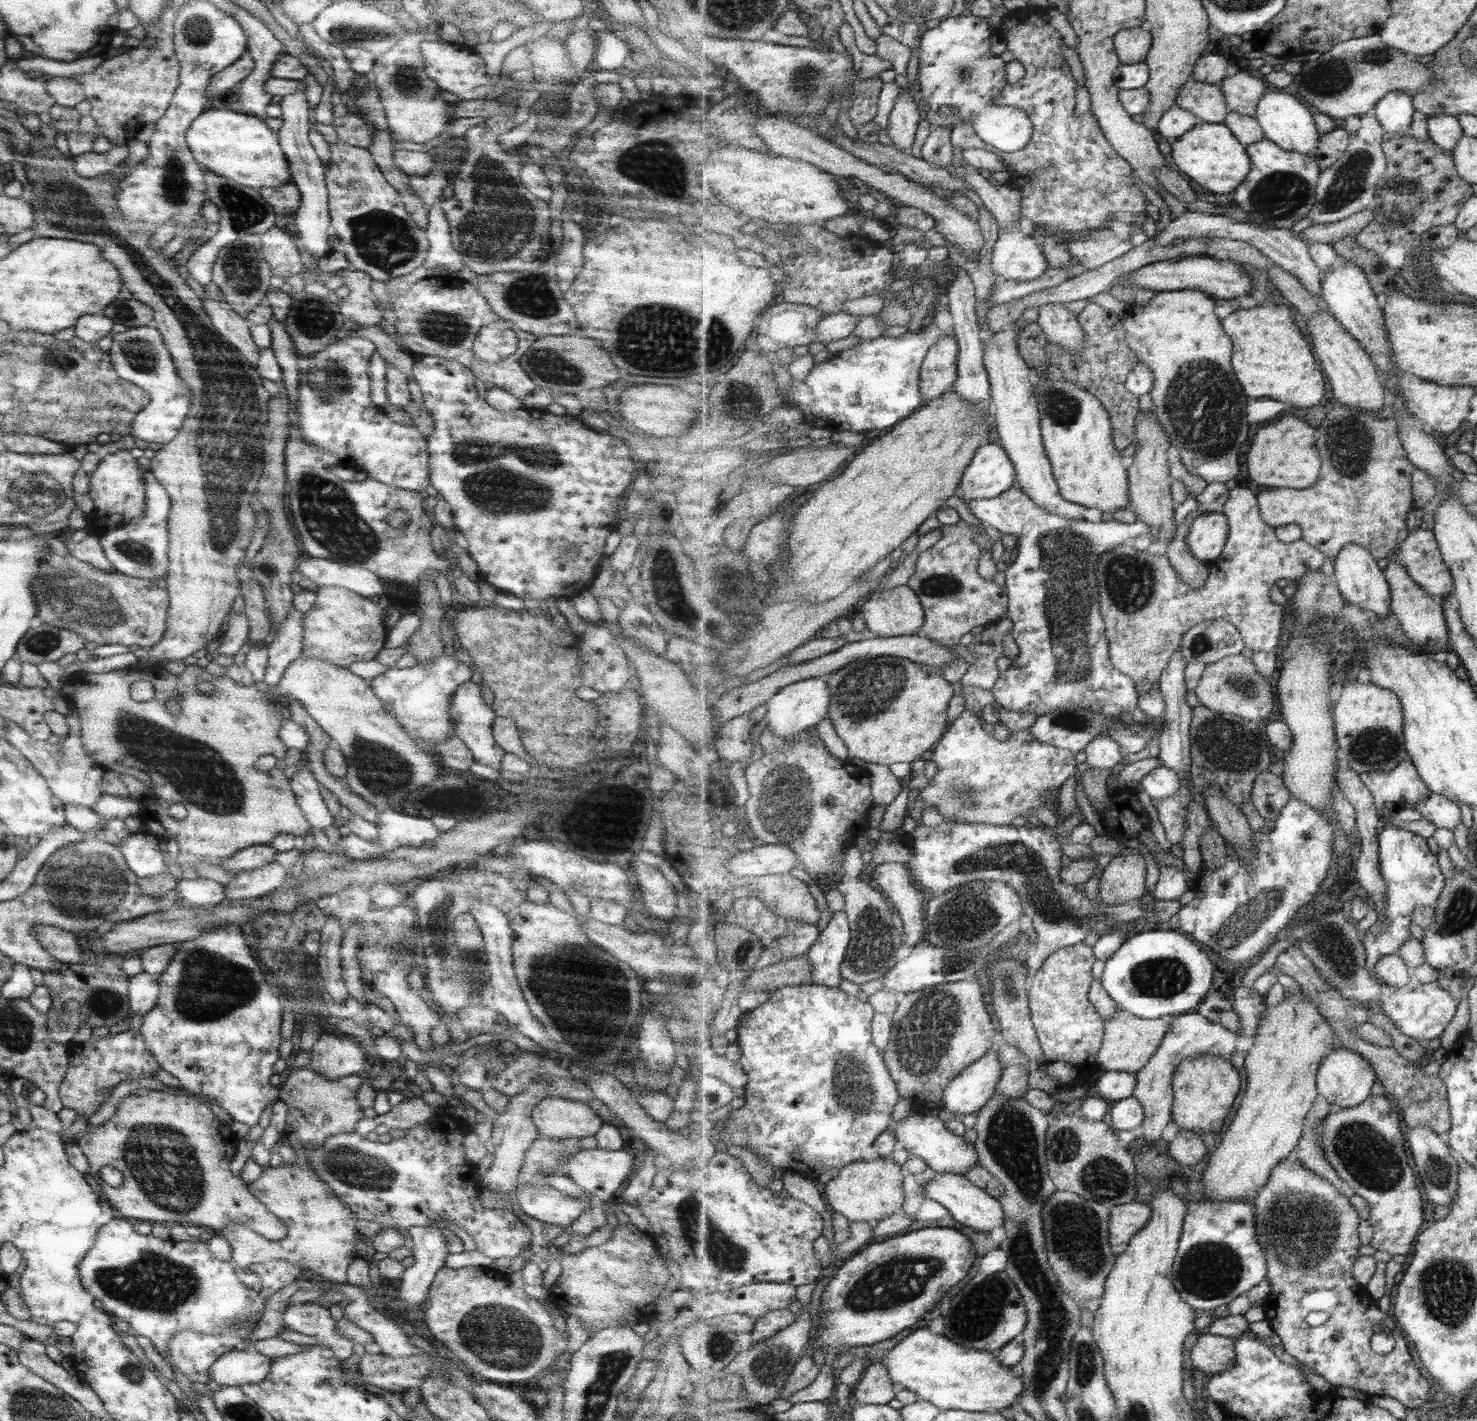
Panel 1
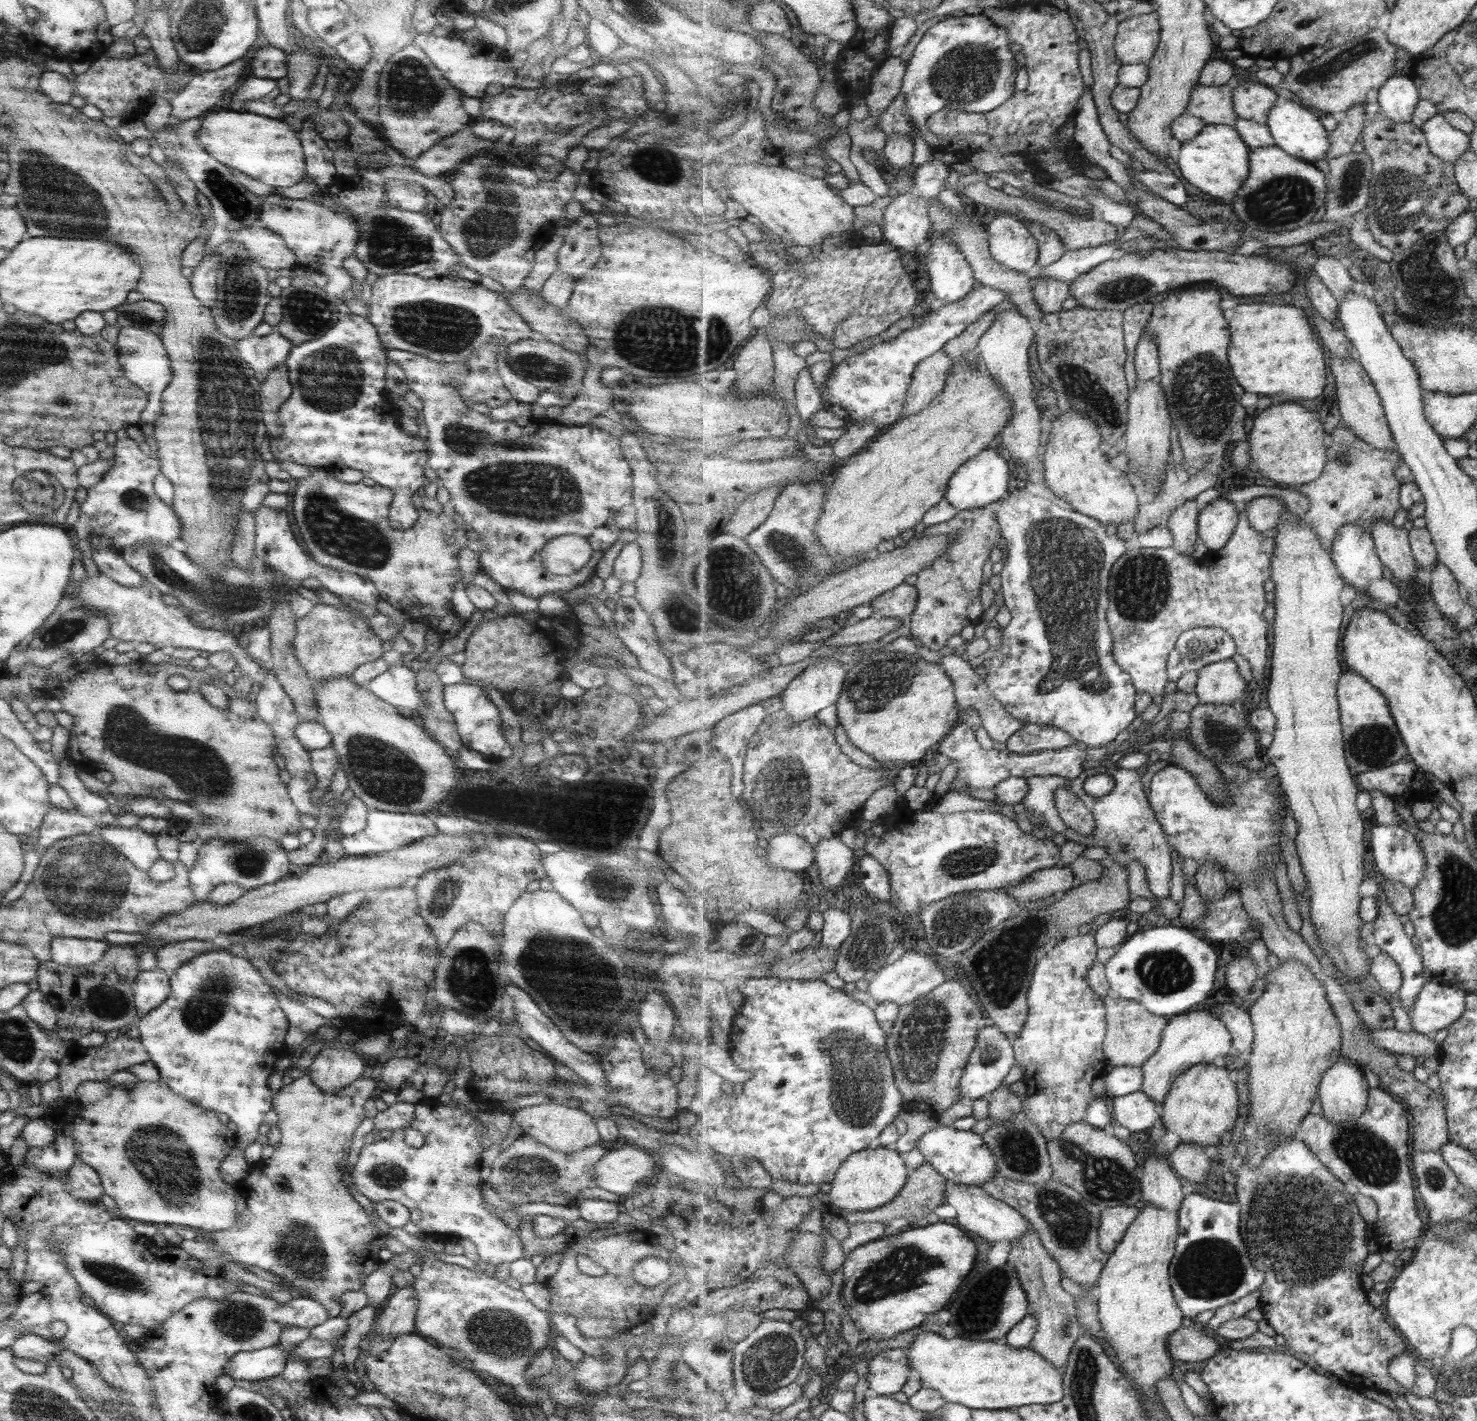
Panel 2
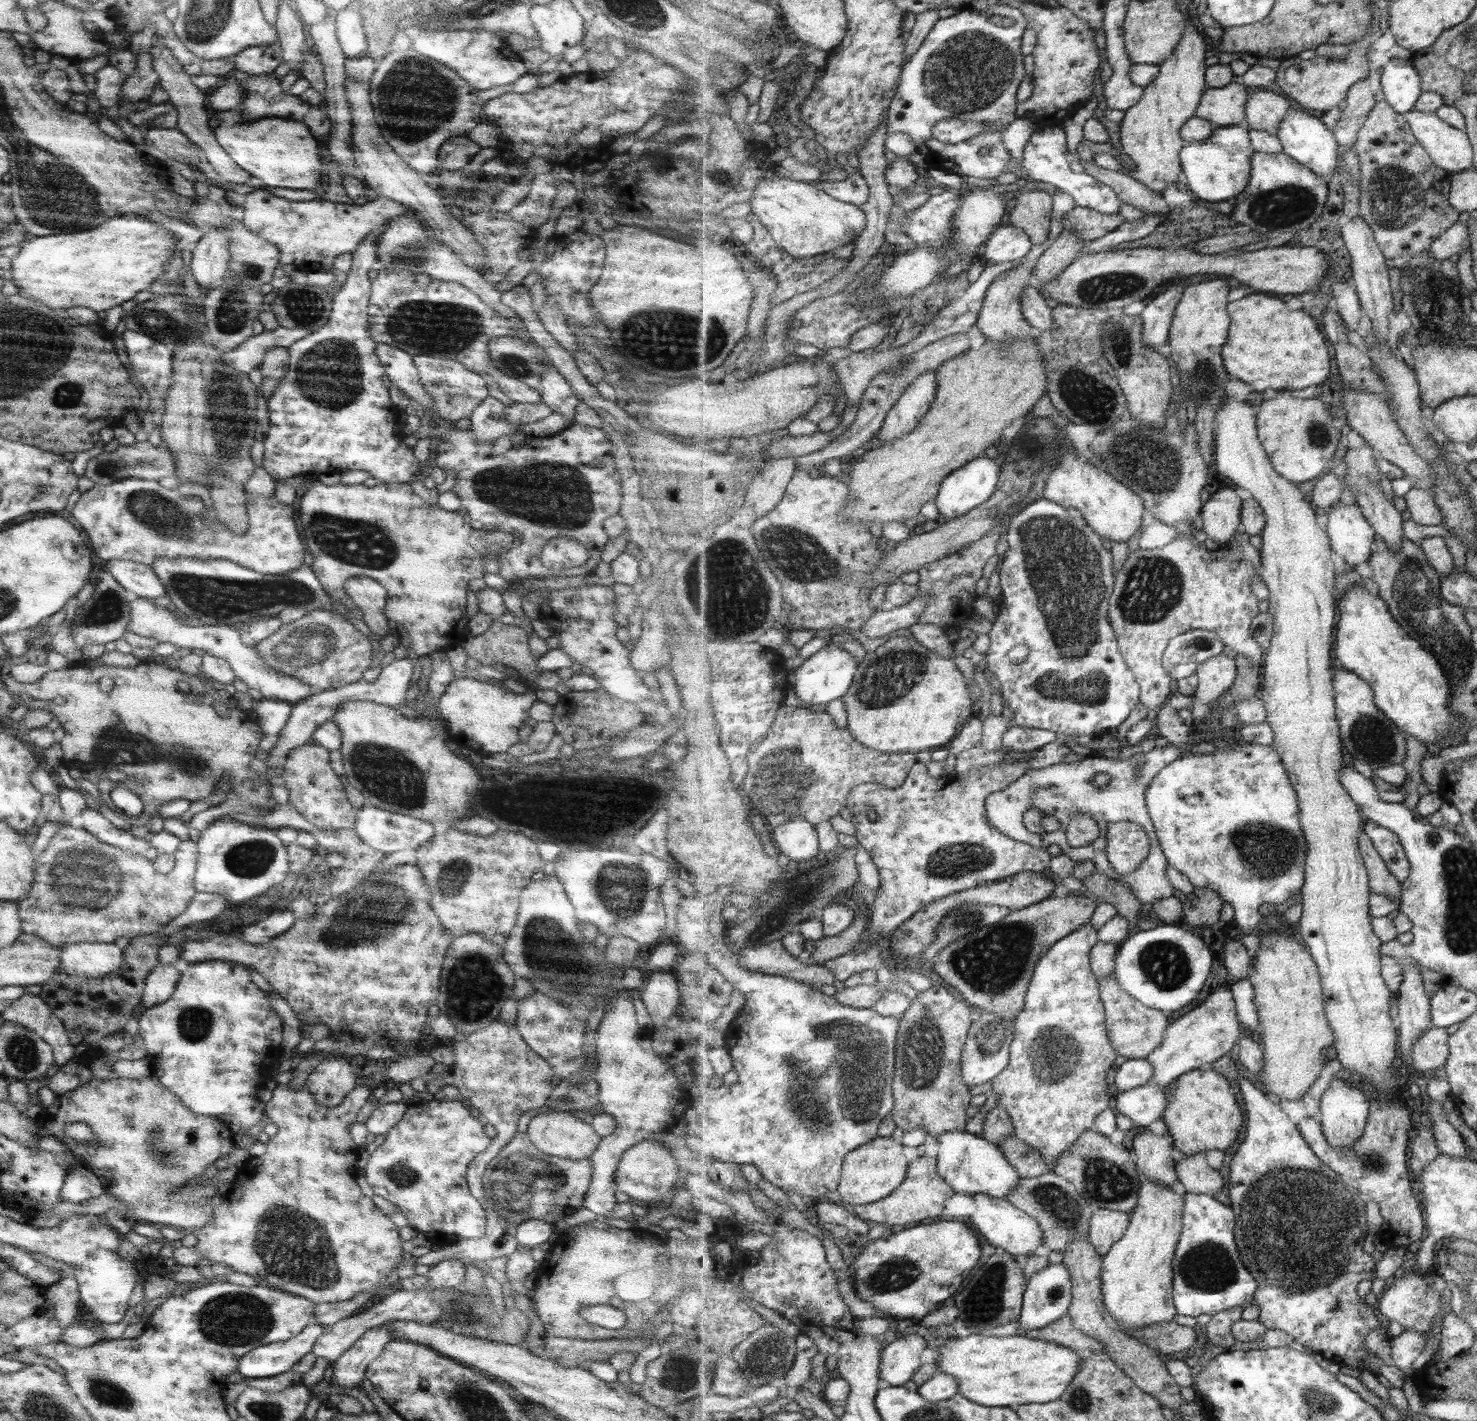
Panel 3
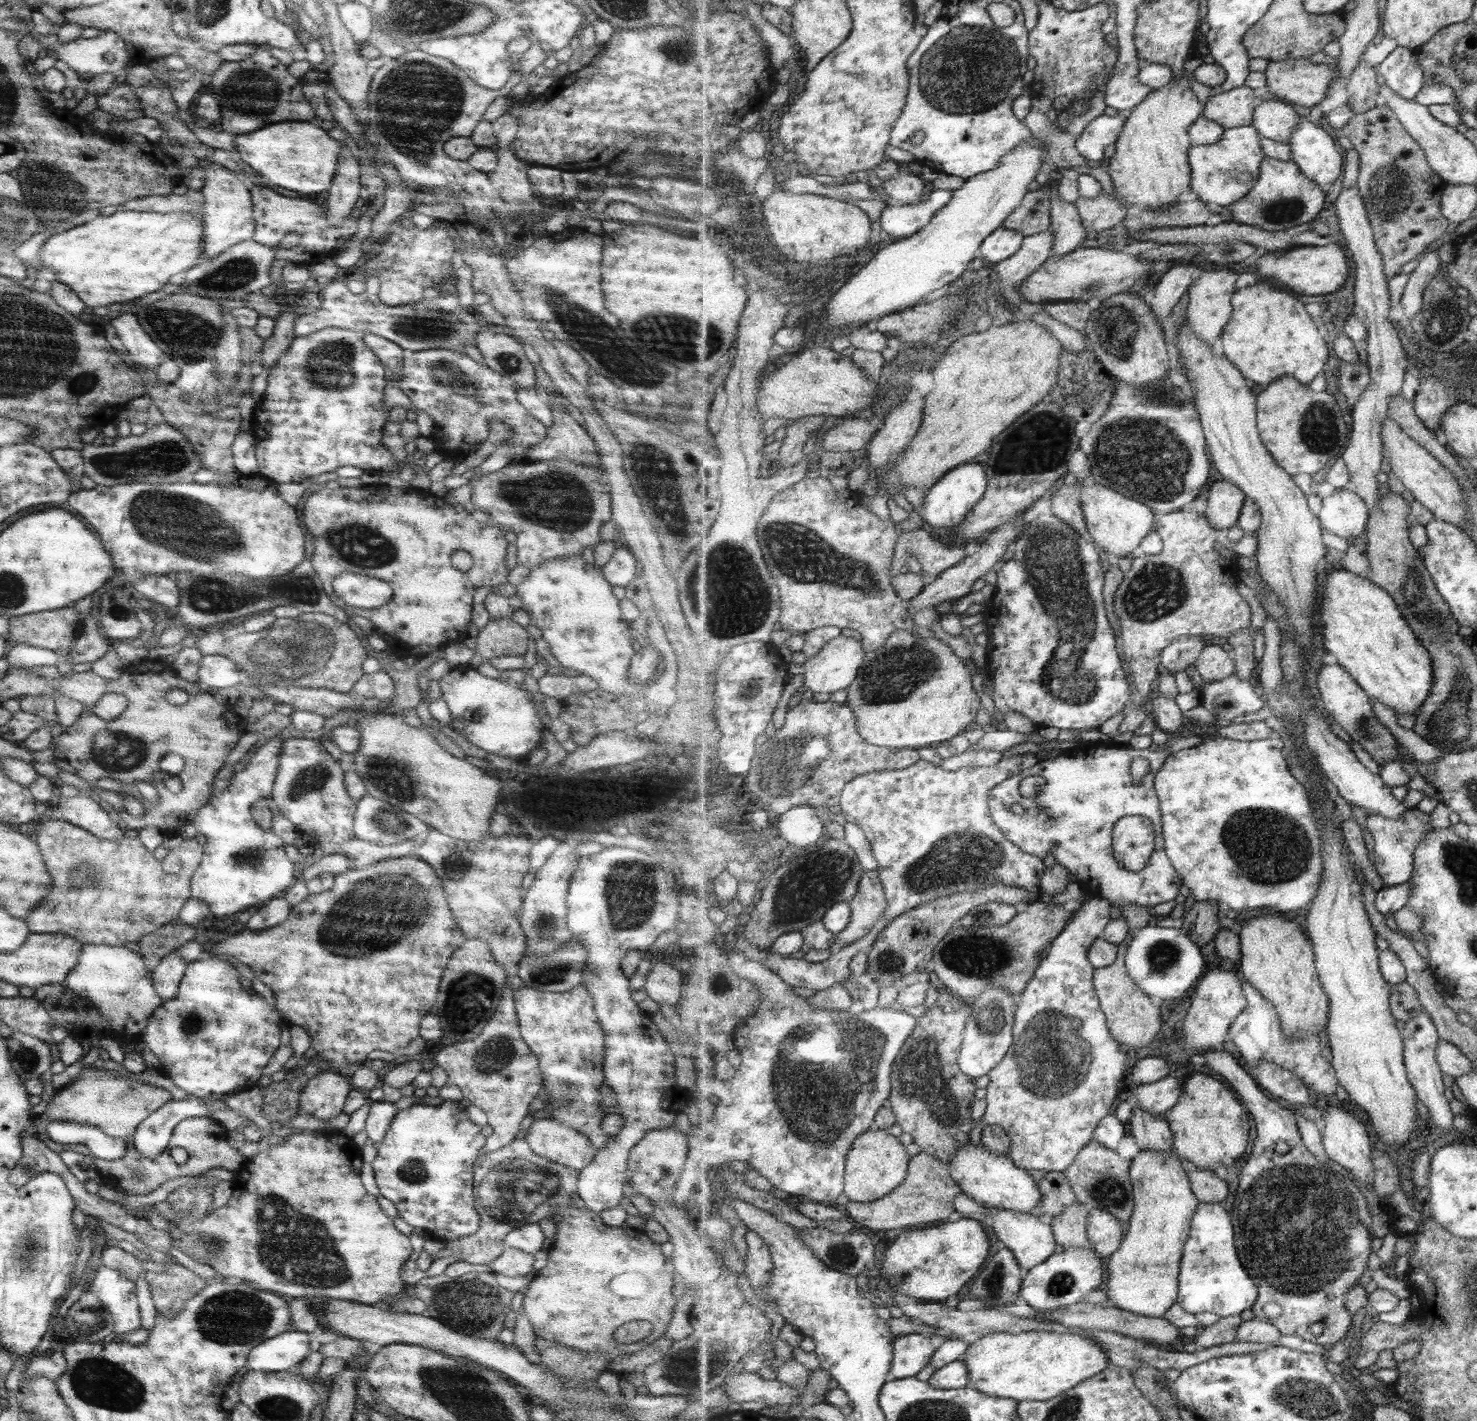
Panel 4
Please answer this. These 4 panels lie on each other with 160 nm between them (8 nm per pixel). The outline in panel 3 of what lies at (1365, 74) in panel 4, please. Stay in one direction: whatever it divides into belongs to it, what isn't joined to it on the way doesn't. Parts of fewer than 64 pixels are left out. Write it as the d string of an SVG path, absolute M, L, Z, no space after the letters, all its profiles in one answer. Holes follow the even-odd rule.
M1369 78L1359 81L1350 88L1342 117L1333 129L1341 146L1351 148L1357 142L1358 132L1367 122L1370 112L1377 103Z

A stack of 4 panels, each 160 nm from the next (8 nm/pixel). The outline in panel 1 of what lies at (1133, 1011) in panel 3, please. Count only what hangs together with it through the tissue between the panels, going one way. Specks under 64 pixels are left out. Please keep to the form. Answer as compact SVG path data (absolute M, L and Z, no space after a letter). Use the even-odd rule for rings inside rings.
M1126 1011L1115 1012L1115 1016L1105 1022L1105 1028L1106 1035L1097 1060L1101 1072L1121 1071L1136 1075L1151 1060L1169 1032L1167 1022L1161 1018L1147 1020Z

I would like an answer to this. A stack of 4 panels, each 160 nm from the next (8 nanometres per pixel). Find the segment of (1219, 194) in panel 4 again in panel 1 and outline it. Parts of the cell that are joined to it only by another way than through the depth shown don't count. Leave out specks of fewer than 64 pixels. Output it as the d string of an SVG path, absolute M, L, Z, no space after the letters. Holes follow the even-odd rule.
M1202 121L1197 124L1193 130L1175 140L1171 146L1171 156L1181 172L1214 194L1234 192L1246 181L1252 169L1252 160L1246 145L1225 123Z

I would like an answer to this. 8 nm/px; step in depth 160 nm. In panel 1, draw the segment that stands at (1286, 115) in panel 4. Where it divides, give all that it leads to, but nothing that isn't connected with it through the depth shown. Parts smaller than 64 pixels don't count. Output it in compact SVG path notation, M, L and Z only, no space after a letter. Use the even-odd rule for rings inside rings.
M1249 72L1230 74L1220 85L1230 110L1247 116L1256 116L1259 101L1268 93L1263 79Z

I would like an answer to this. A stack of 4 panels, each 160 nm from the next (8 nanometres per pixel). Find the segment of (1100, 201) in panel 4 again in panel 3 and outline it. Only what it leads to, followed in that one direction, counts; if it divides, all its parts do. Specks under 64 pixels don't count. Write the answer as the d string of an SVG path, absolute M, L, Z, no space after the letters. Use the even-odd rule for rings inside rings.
M1078 205L1064 216L1065 229L1071 229L1080 239L1091 242L1117 230L1124 222L1125 218L1119 214L1103 214Z

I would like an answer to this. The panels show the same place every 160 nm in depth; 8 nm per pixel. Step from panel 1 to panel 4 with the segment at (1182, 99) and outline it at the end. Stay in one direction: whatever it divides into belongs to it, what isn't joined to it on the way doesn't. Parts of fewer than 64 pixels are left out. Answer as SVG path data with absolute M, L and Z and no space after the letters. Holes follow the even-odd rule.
M1247 85L1221 94L1212 93L1205 104L1203 116L1222 124L1226 129L1251 126L1255 109L1264 100L1259 97L1258 90Z

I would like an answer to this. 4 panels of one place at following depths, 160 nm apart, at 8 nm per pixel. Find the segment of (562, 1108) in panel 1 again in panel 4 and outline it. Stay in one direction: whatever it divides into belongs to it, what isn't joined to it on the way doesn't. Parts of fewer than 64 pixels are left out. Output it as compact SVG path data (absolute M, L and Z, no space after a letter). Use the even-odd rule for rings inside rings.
M535 1119L522 1138L539 1158L579 1171L596 1153L586 1135L552 1119Z

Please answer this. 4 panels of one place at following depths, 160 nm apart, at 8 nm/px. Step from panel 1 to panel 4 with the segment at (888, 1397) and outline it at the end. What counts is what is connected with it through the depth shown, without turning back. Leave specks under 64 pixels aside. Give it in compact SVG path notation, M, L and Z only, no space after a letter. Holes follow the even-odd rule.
M919 1333L898 1336L894 1342L891 1378L911 1379L931 1365L939 1339Z

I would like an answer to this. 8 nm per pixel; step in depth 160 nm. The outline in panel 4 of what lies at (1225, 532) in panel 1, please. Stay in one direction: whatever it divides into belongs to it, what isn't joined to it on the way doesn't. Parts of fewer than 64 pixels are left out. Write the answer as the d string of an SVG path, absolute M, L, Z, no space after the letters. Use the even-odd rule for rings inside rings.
M1219 480L1212 483L1207 491L1206 517L1211 521L1211 526L1222 534L1226 528L1237 526L1246 501L1246 492L1235 483Z

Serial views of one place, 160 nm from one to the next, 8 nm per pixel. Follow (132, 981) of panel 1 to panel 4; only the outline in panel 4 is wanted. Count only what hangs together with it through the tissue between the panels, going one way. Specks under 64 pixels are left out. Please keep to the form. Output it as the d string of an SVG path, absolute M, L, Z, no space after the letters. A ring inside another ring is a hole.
M172 951L159 959L159 964L150 970L154 991L162 1001L174 998L185 967L183 958L177 952Z

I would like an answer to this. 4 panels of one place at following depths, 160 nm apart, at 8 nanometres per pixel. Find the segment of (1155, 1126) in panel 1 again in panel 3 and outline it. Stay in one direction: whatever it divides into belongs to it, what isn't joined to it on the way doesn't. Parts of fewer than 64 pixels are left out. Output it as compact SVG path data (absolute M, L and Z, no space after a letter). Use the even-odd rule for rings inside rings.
M1227 981L1225 986L1213 988L1199 1008L1195 1008L1193 1012L1188 1012L1170 1024L1163 1044L1146 1058L1154 1066L1155 1082L1167 1087L1183 1074L1202 1067L1206 1068L1233 1050L1233 1046L1238 1044L1238 1040L1243 1035L1235 1004L1235 995L1230 982Z

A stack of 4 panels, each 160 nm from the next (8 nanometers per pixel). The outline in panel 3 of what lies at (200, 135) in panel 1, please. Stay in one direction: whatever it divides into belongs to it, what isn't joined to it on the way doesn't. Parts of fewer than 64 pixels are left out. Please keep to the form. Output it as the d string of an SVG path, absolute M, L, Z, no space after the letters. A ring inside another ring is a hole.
M259 118L253 122L220 123L213 128L215 140L239 168L266 186L314 189L324 183L319 161L319 142L300 122L279 118Z

